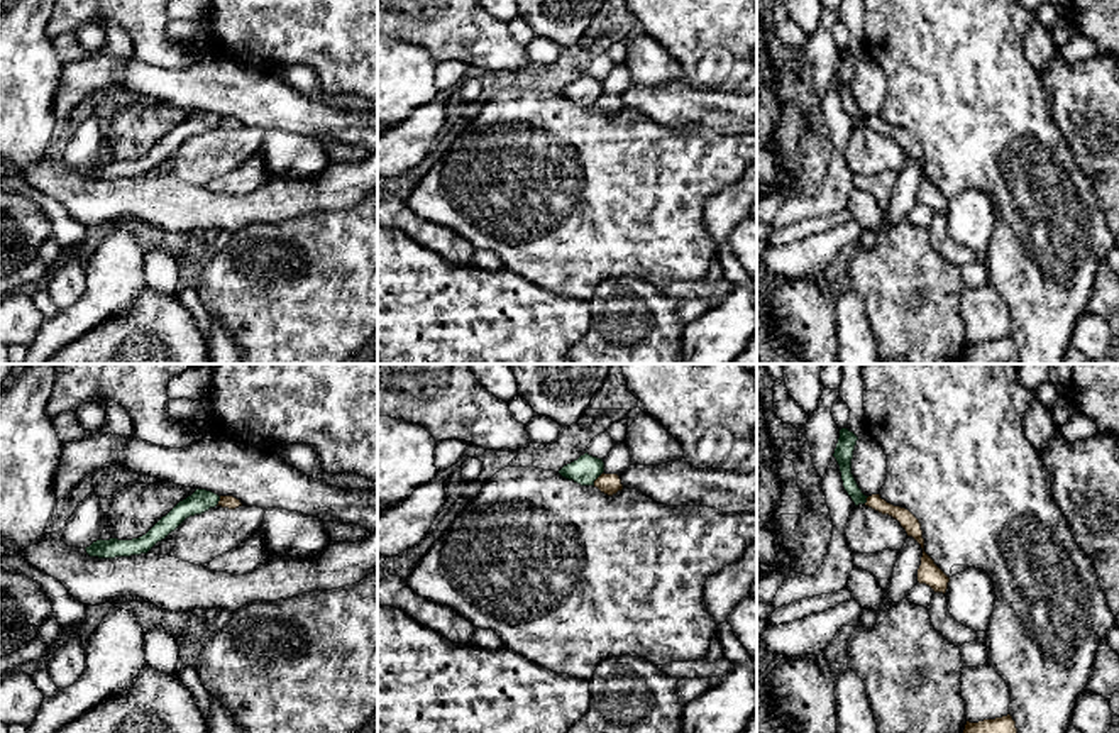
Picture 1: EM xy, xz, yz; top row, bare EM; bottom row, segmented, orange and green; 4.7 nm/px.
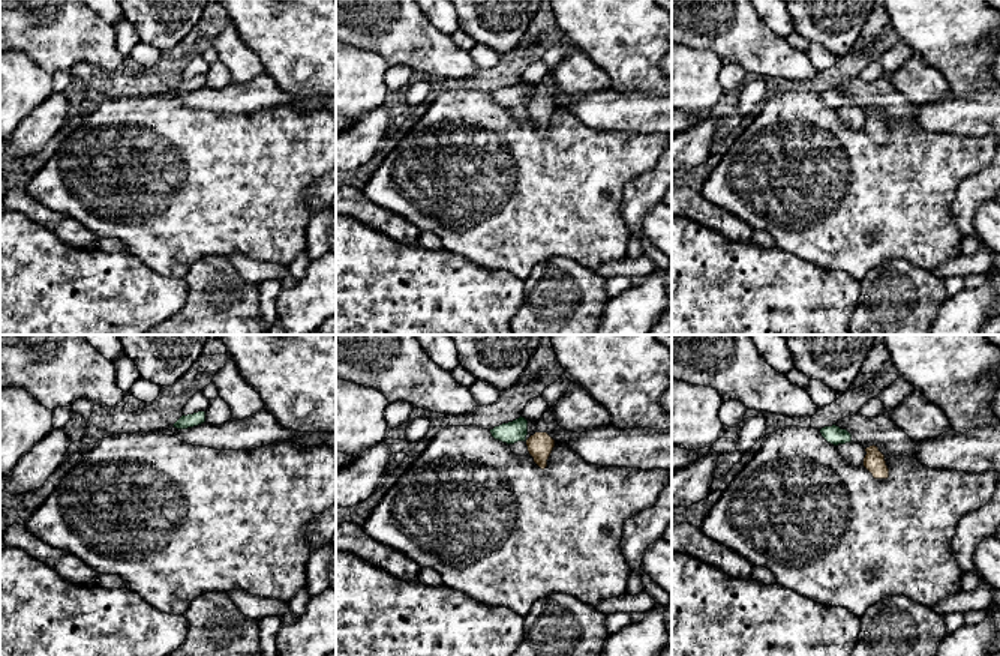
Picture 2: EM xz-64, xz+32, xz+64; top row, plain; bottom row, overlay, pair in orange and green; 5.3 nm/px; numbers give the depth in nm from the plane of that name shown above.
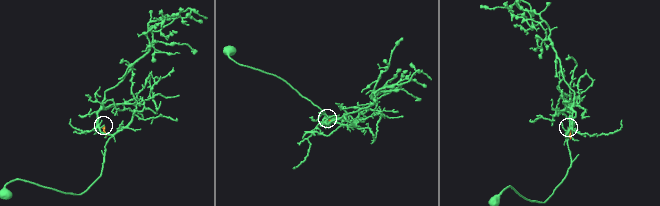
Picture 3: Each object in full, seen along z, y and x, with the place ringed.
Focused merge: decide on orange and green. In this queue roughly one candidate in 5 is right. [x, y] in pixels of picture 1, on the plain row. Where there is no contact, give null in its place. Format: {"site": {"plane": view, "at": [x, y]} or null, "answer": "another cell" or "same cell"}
{"site": {"plane": "xz", "at": [598, 99]}, "answer": "another cell"}

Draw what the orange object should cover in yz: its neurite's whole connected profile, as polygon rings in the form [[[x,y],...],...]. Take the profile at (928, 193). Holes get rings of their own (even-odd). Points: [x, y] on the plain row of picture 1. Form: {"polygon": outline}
{"polygon": [[[872,115],[867,118],[865,127],[889,135],[901,144],[907,157],[912,157],[923,169],[921,186],[918,190],[918,203],[929,207],[934,213],[946,213],[950,198],[934,185],[934,181],[924,173],[924,159],[919,141],[906,129],[894,127],[880,118],[880,115]]]}

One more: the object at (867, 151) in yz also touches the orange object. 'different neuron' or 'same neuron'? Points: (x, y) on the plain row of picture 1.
different neuron

